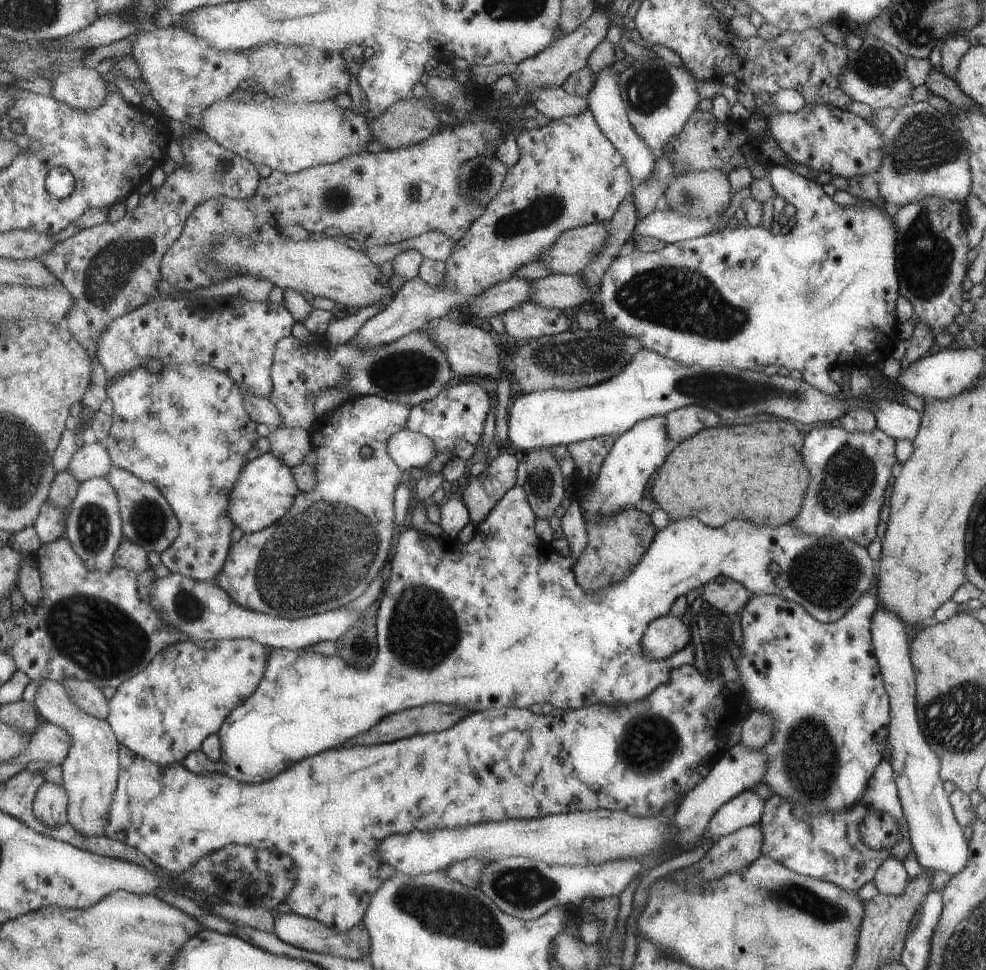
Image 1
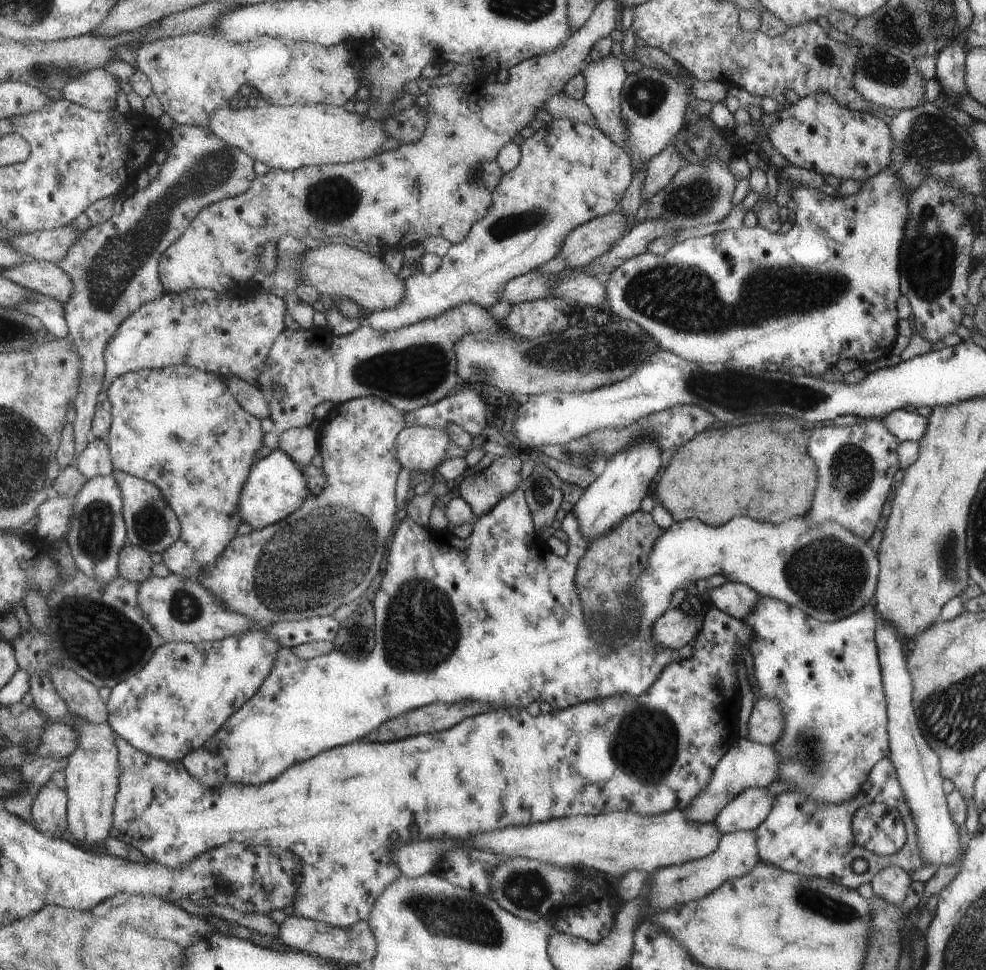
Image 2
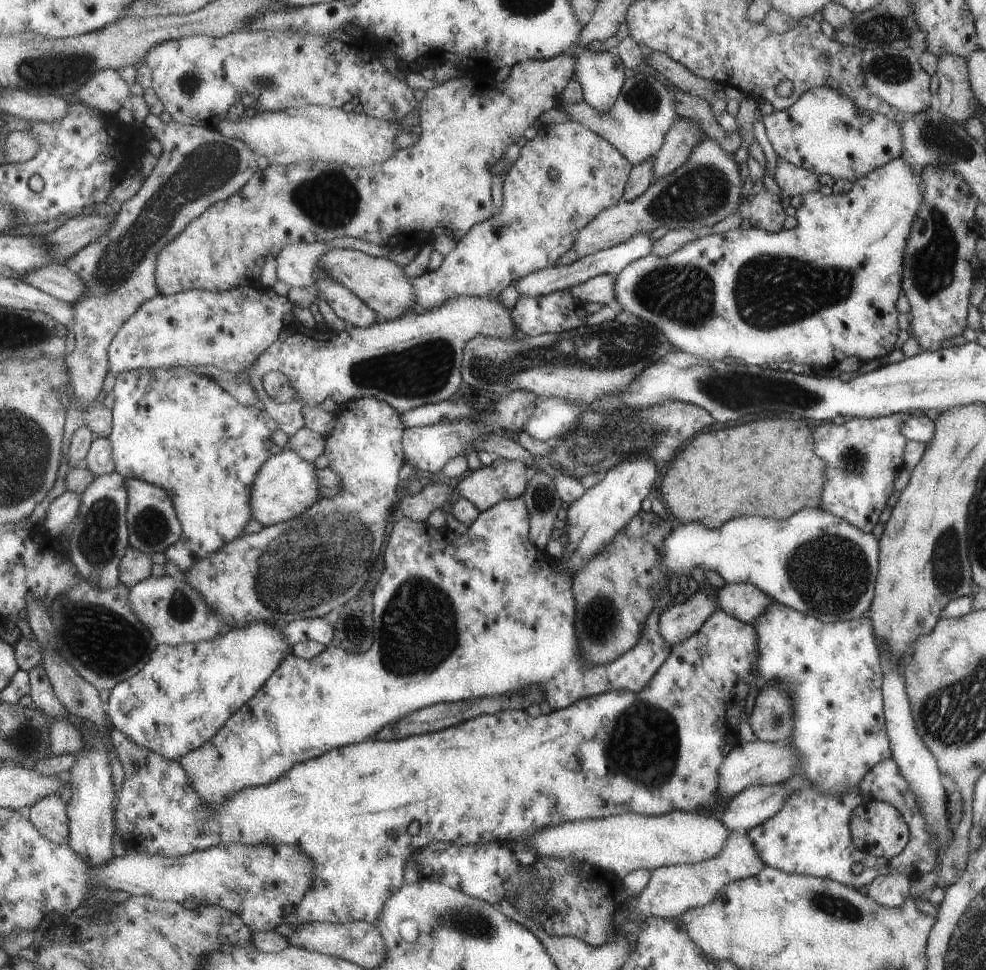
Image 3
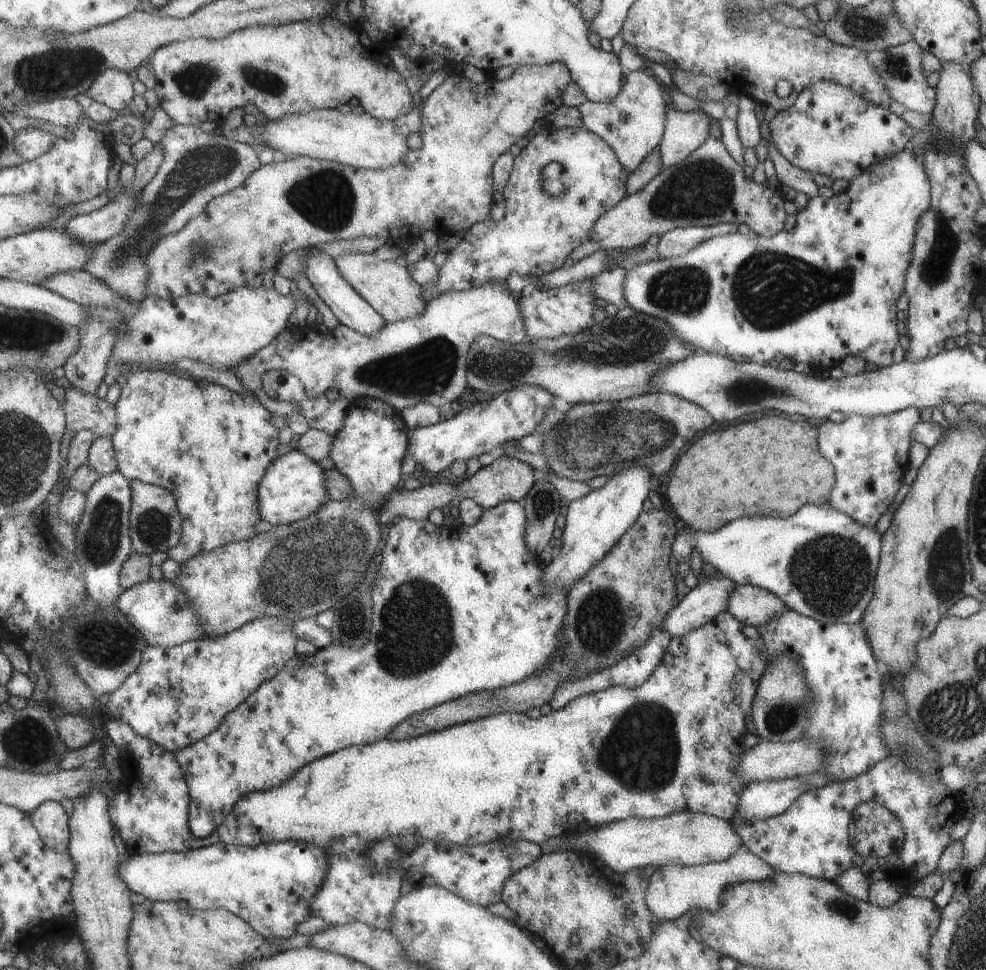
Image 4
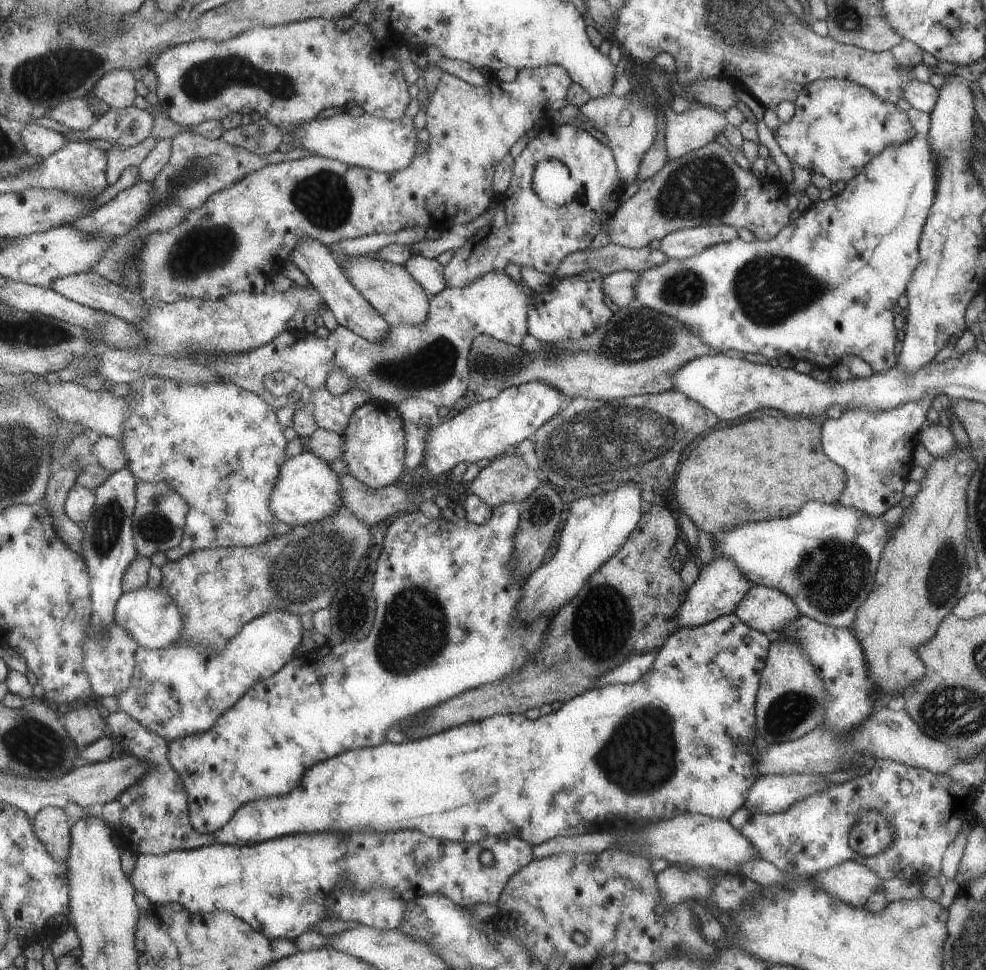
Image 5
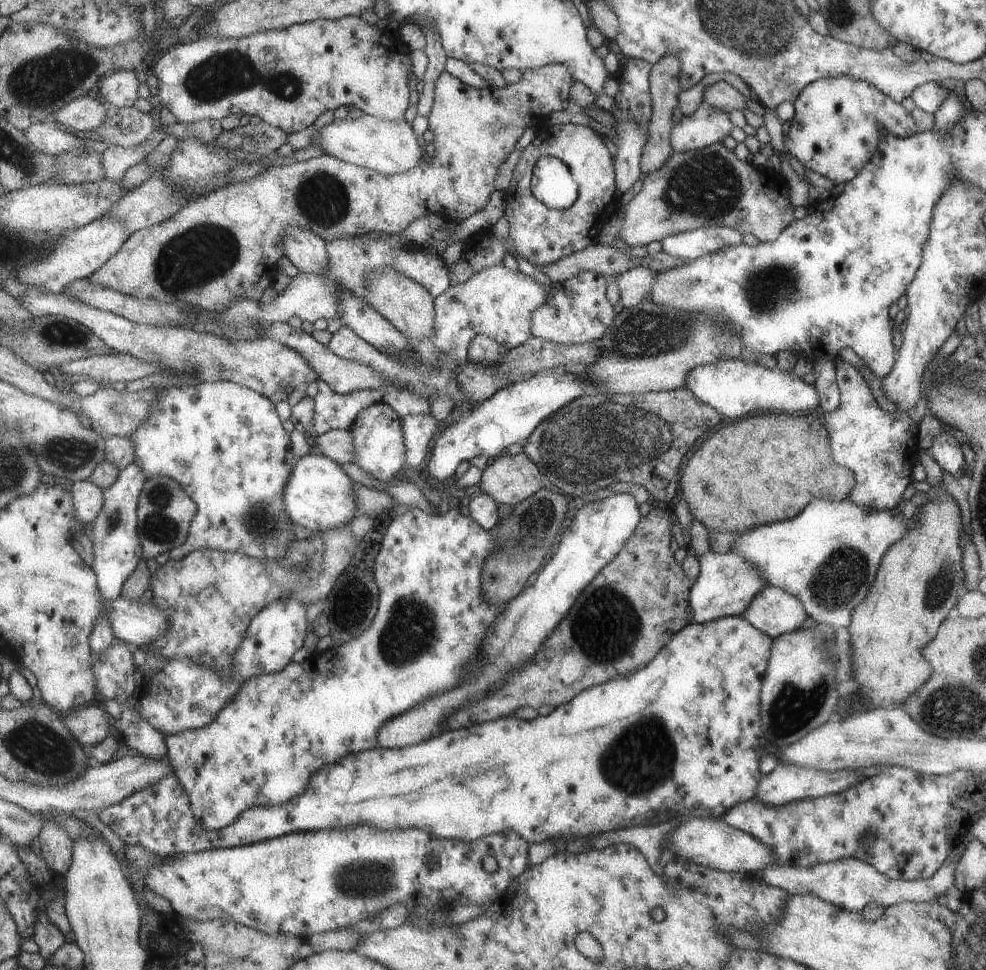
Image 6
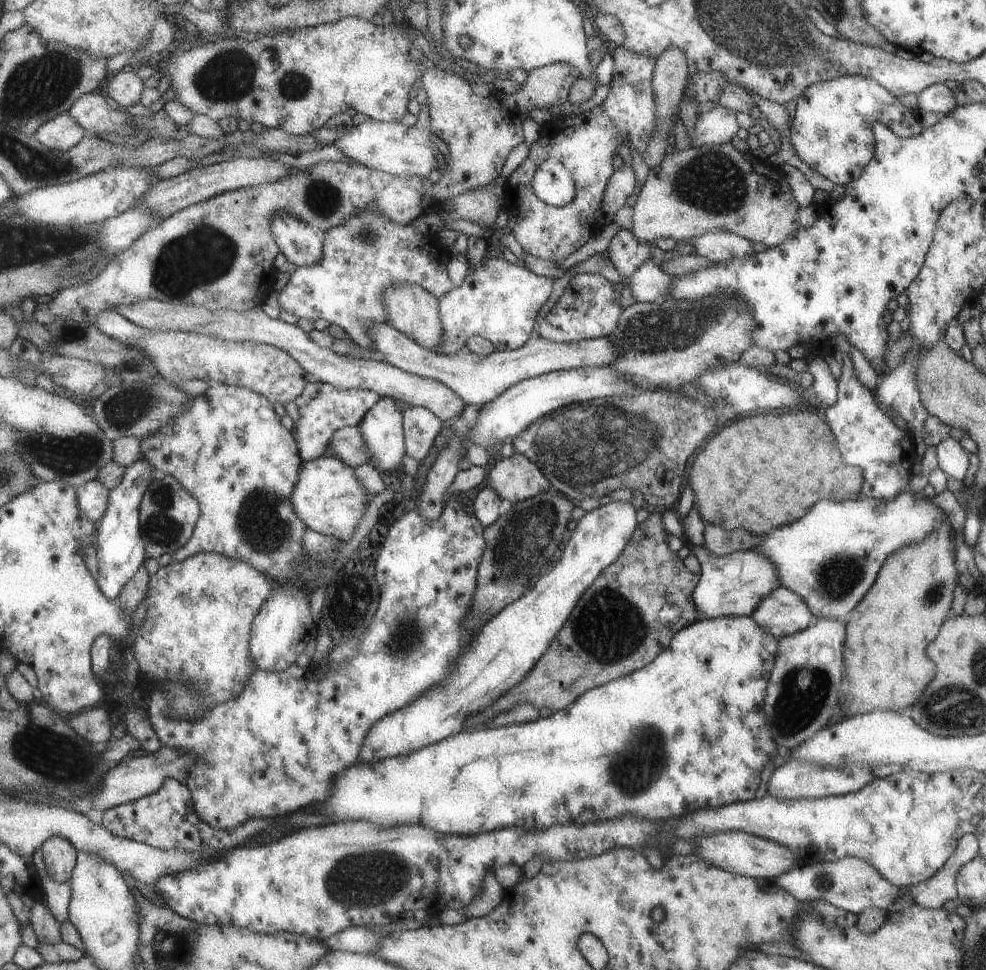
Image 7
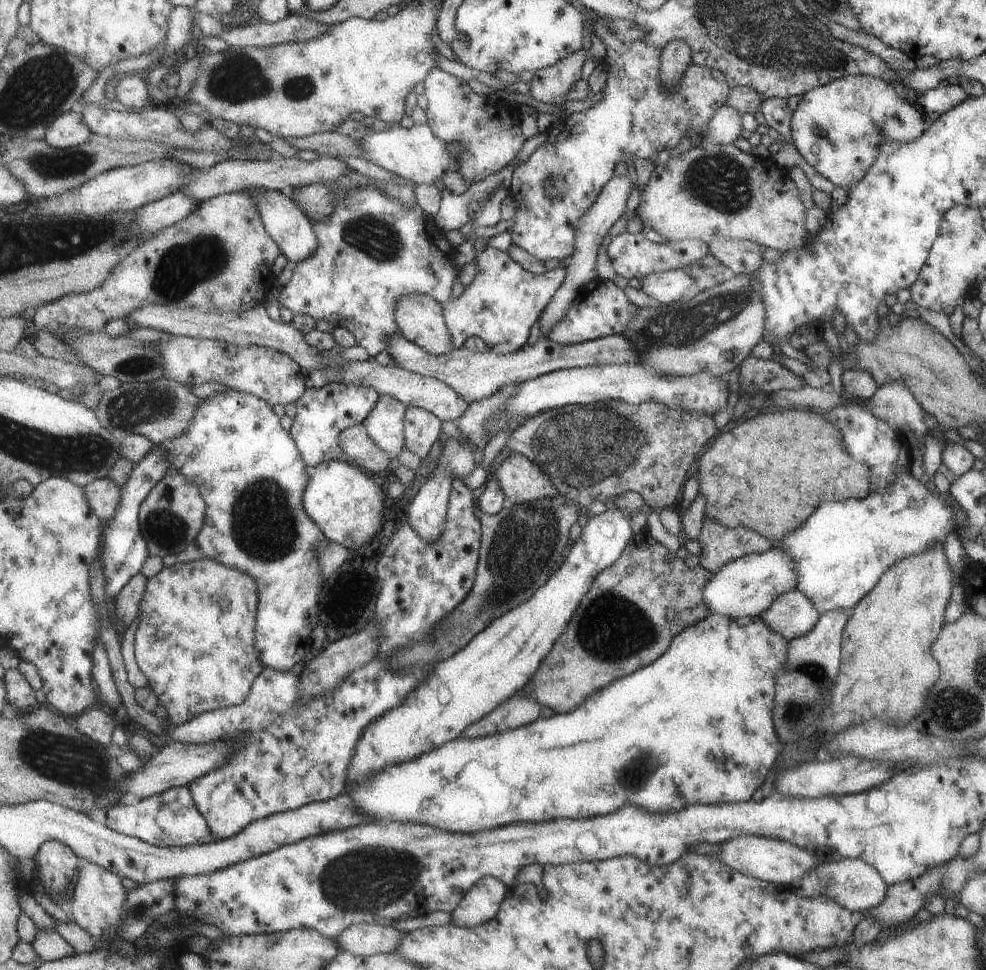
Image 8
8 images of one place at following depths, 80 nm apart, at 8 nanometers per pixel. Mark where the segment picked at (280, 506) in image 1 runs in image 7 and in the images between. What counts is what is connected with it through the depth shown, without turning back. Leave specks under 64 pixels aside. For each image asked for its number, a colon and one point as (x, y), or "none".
2: (277, 487)
3: (287, 485)
4: (294, 487)
5: (307, 490)
6: (319, 495)
7: (329, 497)

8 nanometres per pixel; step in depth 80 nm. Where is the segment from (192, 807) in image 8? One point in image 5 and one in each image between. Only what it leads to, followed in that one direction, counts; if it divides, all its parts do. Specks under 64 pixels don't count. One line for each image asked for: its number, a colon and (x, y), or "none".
5: (606, 759)
6: (601, 761)
7: (168, 819)

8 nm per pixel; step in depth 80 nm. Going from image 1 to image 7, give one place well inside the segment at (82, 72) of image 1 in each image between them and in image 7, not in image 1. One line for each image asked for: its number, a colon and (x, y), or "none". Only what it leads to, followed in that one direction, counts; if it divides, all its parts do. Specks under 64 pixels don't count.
2: (97, 89)
3: (106, 90)
4: (114, 88)
5: (117, 88)
6: (121, 88)
7: (124, 88)

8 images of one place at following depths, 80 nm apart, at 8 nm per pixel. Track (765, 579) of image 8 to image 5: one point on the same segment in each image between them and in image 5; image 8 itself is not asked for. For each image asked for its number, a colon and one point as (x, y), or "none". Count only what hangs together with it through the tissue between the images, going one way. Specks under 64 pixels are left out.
5: (719, 586)
6: (725, 584)
7: (732, 585)

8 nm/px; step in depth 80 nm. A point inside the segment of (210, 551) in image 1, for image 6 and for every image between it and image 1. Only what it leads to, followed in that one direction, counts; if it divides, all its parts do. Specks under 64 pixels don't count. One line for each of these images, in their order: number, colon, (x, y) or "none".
2: (179, 427)
3: (183, 431)
4: (212, 447)
5: (221, 447)
6: (225, 444)

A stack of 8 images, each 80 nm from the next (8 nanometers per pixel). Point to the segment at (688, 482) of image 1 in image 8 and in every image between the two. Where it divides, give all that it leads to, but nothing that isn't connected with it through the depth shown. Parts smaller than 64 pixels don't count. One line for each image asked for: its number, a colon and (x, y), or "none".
2: (762, 470)
3: (767, 468)
4: (771, 466)
5: (751, 471)
6: (763, 469)
7: (756, 463)
8: (747, 474)

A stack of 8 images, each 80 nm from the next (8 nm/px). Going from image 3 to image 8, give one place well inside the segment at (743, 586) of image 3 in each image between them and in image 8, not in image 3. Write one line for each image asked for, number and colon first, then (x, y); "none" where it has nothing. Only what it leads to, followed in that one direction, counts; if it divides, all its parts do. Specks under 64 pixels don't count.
4: (750, 604)
5: (764, 609)
6: (773, 611)
7: (781, 613)
8: (792, 614)

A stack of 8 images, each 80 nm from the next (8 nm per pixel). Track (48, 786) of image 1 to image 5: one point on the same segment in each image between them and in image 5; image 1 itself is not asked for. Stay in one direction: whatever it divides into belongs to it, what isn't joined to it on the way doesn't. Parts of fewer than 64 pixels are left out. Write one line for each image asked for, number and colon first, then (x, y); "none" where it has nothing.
2: (50, 810)
3: (50, 815)
4: (53, 824)
5: (52, 827)

